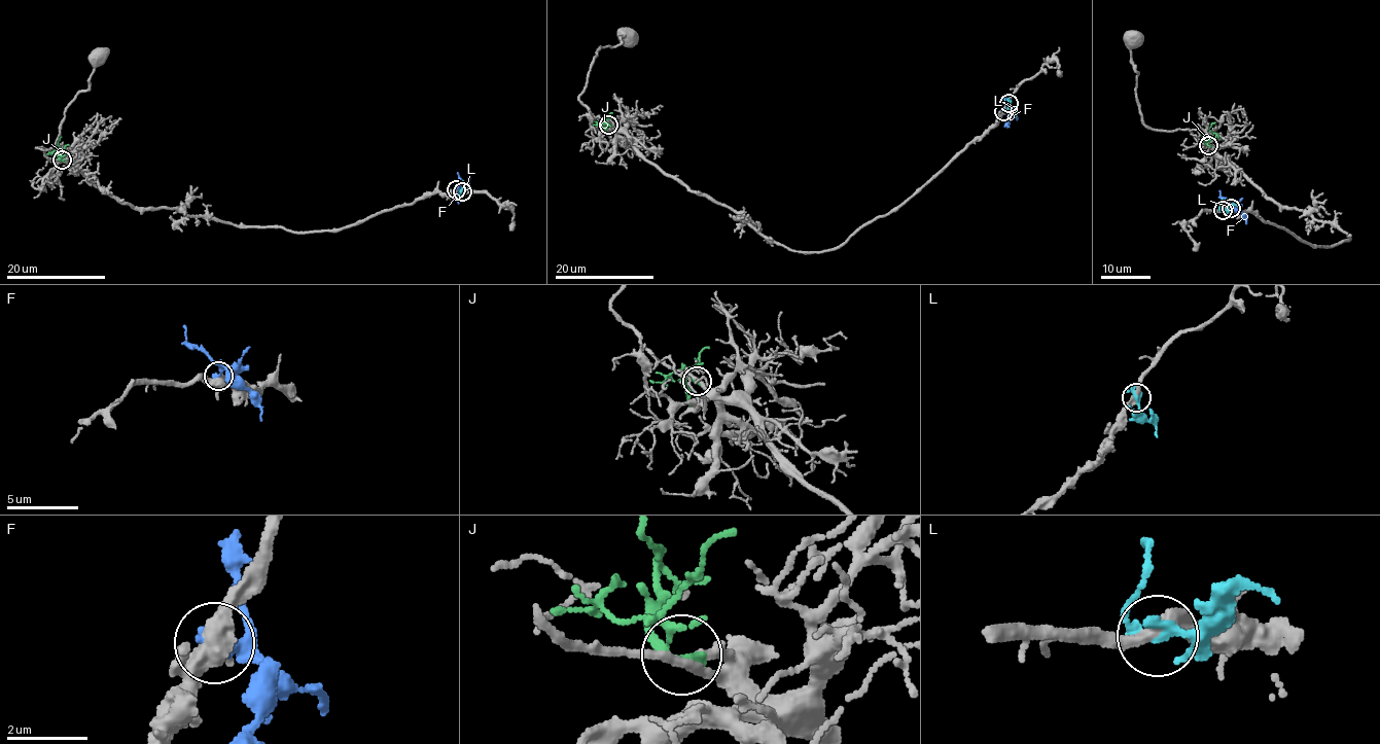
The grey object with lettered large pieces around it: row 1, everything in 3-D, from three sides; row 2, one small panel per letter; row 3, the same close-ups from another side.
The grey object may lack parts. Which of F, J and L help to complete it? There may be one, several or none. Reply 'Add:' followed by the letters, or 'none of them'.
Add: J

